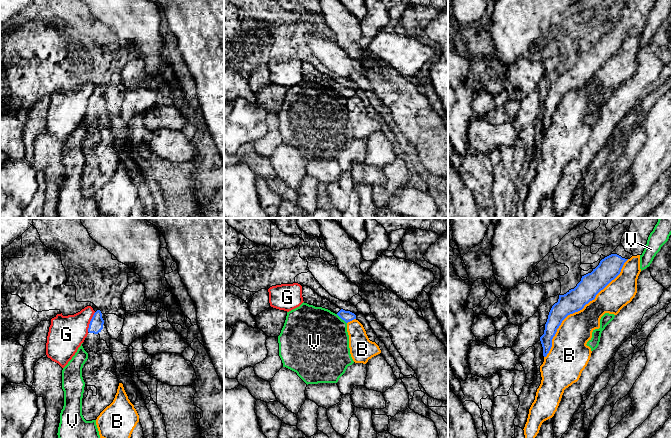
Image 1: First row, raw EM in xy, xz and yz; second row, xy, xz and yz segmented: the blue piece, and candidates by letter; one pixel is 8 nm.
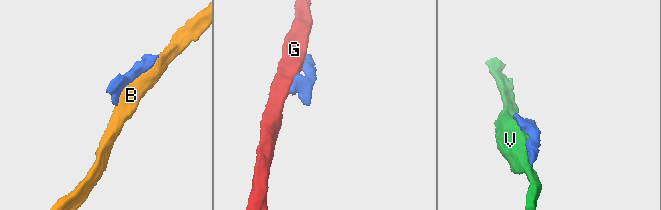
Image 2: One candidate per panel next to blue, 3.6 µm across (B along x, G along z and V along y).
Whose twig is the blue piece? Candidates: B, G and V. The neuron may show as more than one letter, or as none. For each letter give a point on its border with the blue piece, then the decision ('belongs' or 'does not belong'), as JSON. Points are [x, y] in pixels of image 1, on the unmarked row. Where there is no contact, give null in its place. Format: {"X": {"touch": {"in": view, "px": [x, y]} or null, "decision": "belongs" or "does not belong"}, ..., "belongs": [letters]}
{"B": {"touch": {"in": "yz", "px": [580, 85]}, "decision": "does not belong"}, "G": {"touch": {"in": "xy", "px": [90, 98]}, "decision": "does not belong"}, "V": {"touch": {"in": "xz", "px": [341, 94]}, "decision": "does not belong"}, "belongs": []}

